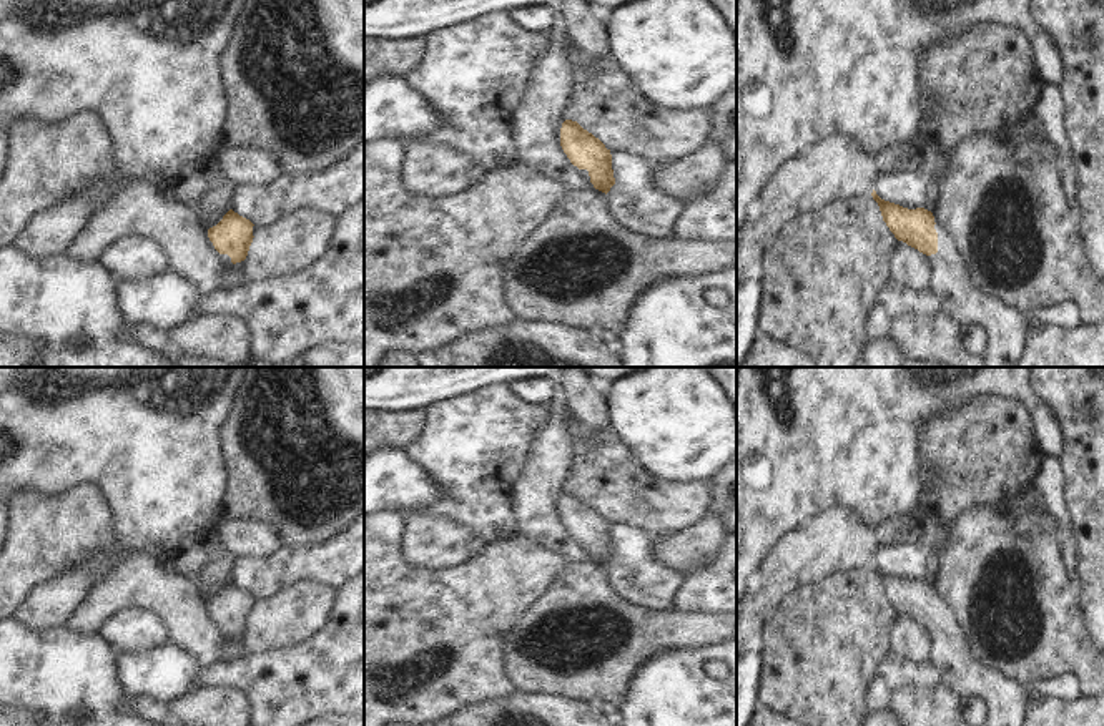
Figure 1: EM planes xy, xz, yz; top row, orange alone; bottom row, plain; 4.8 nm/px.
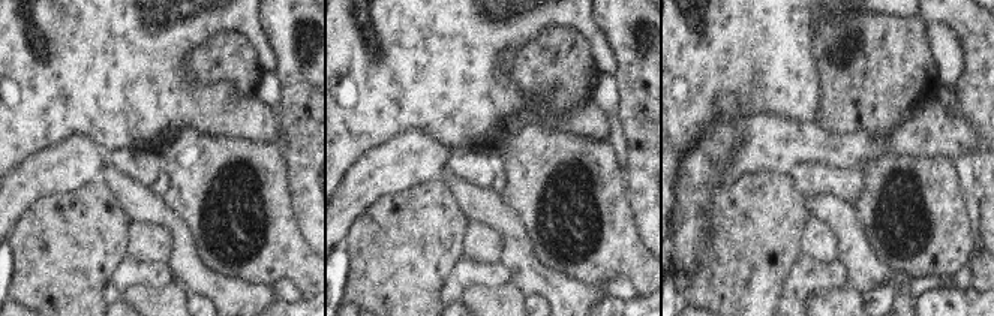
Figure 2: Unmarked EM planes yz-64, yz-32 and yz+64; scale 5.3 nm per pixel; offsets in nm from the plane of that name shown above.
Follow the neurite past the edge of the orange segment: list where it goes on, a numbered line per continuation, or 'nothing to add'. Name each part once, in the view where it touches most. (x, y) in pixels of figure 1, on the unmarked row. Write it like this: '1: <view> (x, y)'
1: yz (1008, 703)

